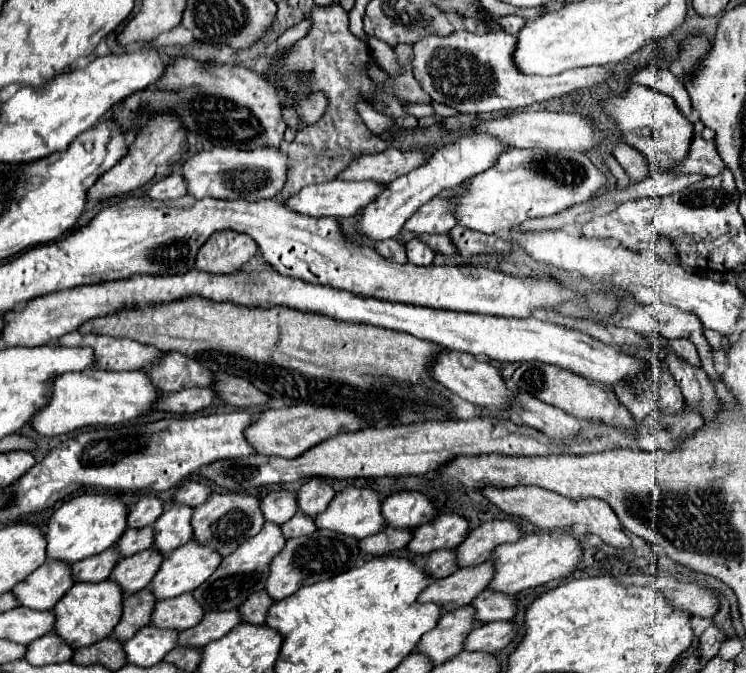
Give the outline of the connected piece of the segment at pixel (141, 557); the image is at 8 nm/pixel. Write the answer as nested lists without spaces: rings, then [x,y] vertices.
[[[148,549],[144,553],[136,553],[132,557],[124,557],[116,563],[116,567],[110,573],[110,581],[118,583],[124,595],[138,593],[148,587],[154,573],[158,571],[164,557],[156,549]]]

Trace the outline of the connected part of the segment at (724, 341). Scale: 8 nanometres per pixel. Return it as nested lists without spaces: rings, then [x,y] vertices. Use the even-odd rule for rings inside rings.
[[[704,328],[704,335],[713,349],[726,350],[729,345],[729,339],[727,336],[720,334],[719,332]]]

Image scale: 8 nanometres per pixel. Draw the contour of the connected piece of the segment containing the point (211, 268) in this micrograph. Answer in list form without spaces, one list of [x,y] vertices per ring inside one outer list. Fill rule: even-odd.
[[[214,233],[208,237],[196,257],[196,267],[208,273],[232,273],[240,269],[258,251],[256,241],[246,233]]]

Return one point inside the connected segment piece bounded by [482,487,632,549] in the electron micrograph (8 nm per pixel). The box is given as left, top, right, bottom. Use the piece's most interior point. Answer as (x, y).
(546, 510)

